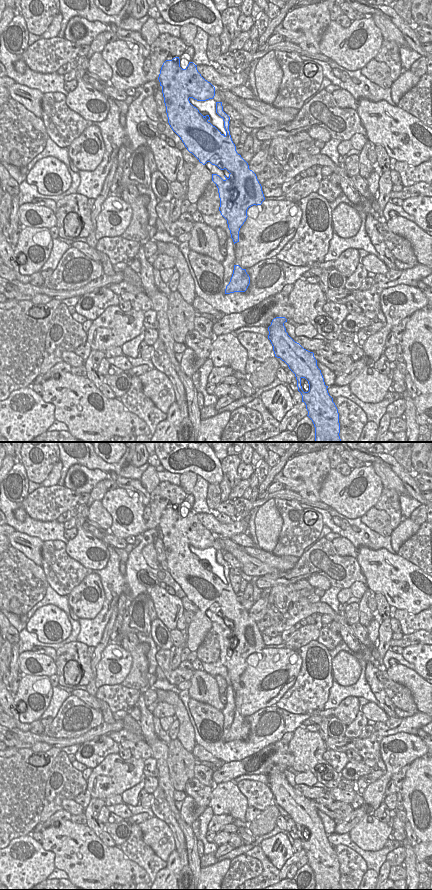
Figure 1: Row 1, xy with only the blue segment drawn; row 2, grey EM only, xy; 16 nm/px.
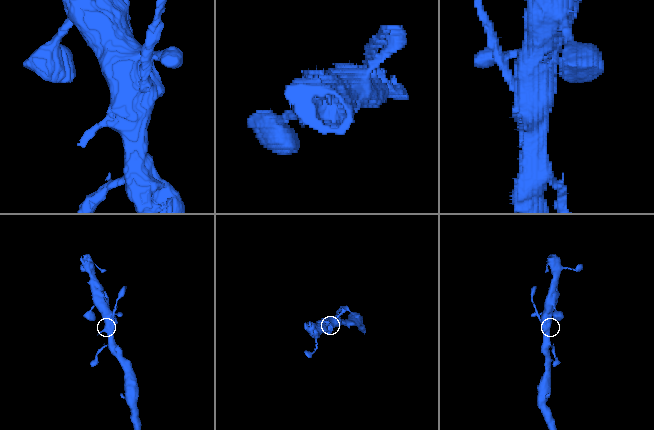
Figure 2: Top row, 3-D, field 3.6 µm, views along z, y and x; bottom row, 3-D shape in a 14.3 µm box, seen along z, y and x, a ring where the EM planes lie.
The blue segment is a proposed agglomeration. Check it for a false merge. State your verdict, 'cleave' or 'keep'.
keep

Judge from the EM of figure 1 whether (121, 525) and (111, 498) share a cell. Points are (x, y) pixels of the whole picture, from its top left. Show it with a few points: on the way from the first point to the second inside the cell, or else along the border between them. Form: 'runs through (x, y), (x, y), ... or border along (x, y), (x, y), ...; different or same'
runs through (115, 520), (115, 505); same

